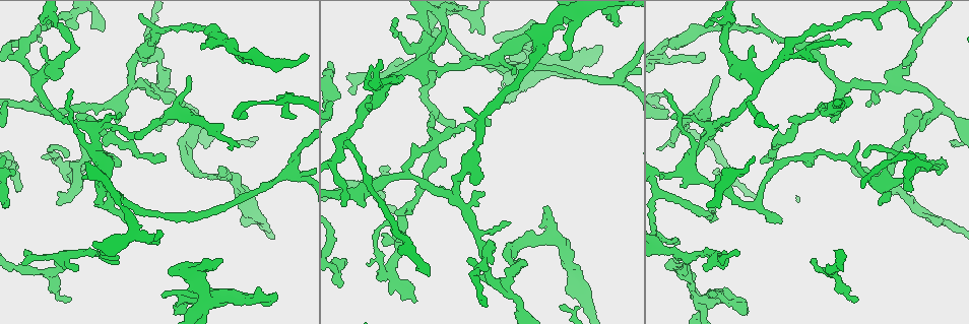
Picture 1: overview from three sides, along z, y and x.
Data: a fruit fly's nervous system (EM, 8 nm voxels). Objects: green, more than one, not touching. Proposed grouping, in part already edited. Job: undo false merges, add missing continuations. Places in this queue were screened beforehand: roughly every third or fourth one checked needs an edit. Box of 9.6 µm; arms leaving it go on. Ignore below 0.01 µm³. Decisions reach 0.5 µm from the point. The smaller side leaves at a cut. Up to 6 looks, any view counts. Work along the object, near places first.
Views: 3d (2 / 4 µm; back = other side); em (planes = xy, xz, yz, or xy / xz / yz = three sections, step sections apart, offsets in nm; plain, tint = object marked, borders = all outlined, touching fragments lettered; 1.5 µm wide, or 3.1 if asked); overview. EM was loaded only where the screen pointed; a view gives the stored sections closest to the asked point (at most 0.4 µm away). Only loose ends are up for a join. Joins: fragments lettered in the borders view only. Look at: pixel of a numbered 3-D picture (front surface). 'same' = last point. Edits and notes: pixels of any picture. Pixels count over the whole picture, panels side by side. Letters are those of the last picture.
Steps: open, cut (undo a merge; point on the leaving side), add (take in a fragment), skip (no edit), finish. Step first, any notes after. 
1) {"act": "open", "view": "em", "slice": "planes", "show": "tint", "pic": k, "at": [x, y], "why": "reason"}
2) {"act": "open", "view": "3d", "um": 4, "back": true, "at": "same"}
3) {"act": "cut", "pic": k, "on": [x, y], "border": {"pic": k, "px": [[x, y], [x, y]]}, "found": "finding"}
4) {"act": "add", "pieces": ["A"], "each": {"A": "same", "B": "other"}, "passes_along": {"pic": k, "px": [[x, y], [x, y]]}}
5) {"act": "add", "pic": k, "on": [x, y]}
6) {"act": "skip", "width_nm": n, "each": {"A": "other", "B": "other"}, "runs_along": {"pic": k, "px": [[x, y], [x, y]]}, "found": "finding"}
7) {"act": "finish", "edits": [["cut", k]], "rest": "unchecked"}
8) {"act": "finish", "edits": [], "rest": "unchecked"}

{"act": "open", "view": "3d", "um": 2, "pic": 1, "at": [201, 47], "why": "free end"}

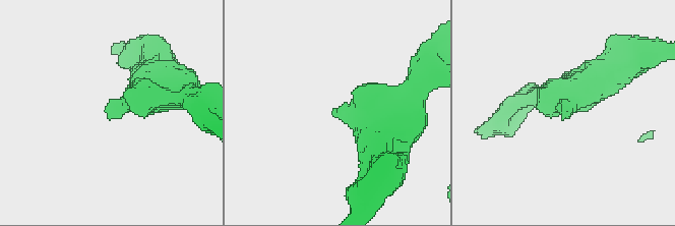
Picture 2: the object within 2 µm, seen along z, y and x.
{"act": "open", "view": "em", "slice": "yz", "step": 4, "show": "tint", "pic": 2, "at": [562, 113]}

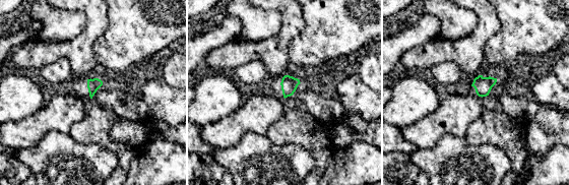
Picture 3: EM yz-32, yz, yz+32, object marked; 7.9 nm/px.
{"act": "open", "view": "em", "slice": "yz", "step": 4, "show": "borders", "at": "same"}

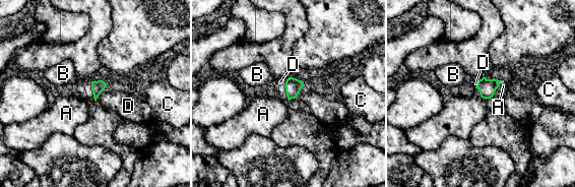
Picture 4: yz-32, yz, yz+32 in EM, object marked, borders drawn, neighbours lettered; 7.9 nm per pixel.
{"act": "add", "pieces": ["D"], "each": {"A": "other", "B": "other", "C": "other", "D": "same"}, "passes_along": {"pic": 4, "px": [[98, 86], [100, 94], [128, 106]]}, "found": "it goes on there"}

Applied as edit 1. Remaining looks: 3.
{"act": "open", "view": "overview", "why": "see it whole again"}

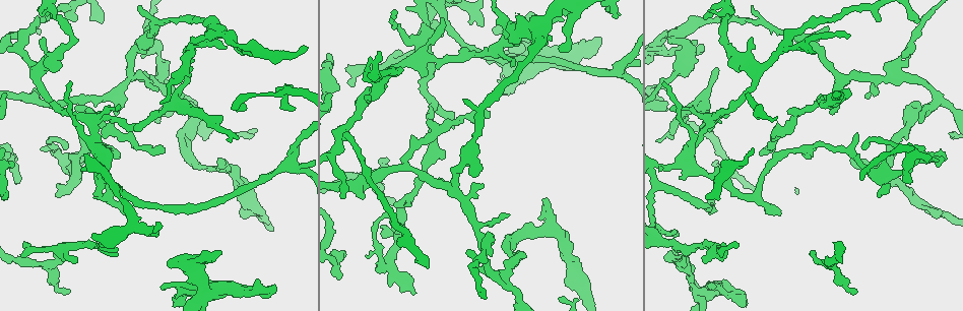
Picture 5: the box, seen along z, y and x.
{"act": "open", "view": "em", "slice": "yz", "step": 4, "show": "borders", "pic": 5, "at": [13, 162], "why": "free end"}

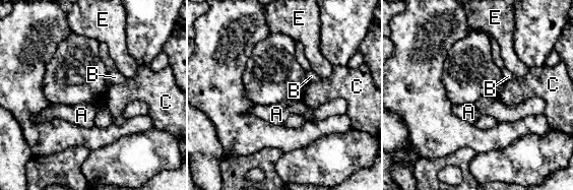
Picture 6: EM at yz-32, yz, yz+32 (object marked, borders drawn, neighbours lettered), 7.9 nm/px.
{"act": "open", "view": "em", "slice": "planes", "show": "borders", "at": "same", "why": "cut it another way"}

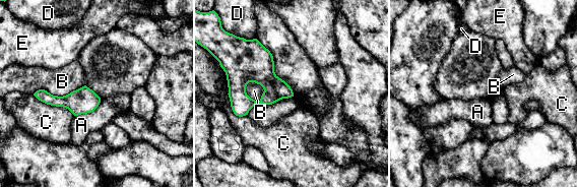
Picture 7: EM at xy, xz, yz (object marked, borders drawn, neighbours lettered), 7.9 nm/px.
{"act": "skip", "each": {"A": "other", "B": "other", "C": "other", "D": "other", "E": "other"}, "border": {"pic": 7, "px": [[84, 84], [62, 96], [33, 94]]}, "found": "no lettered fragment goes on from it"}

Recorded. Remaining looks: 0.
{"act": "finish", "edits": [["add", 4]], "rest": "unchecked"}

